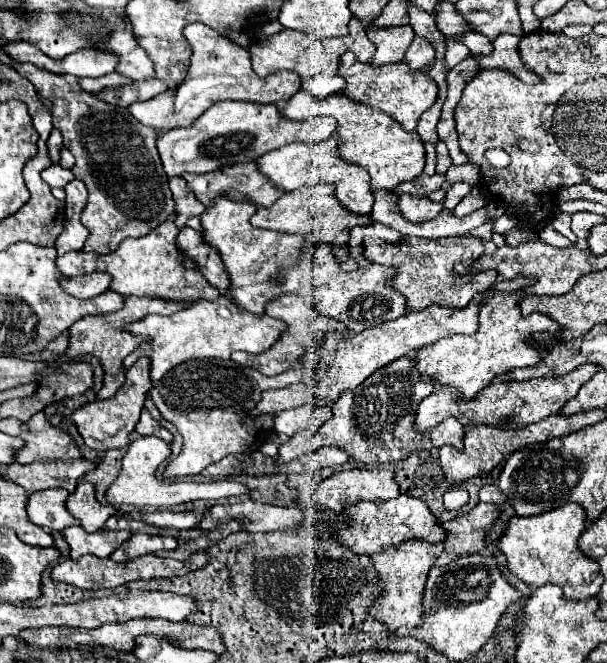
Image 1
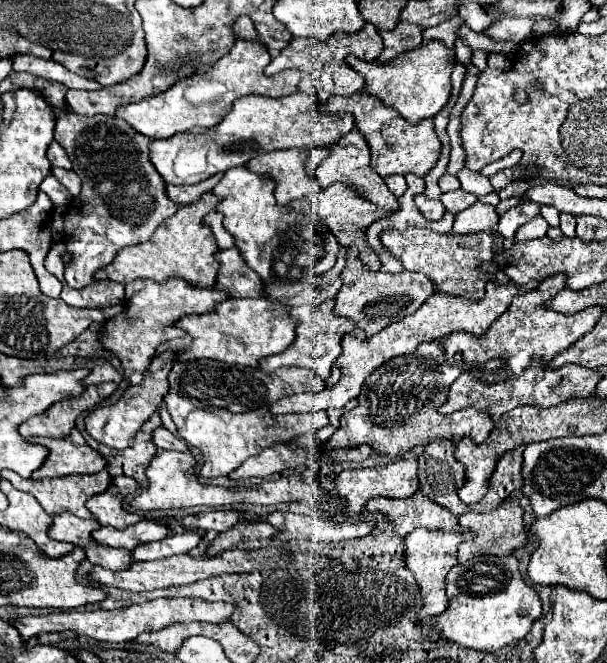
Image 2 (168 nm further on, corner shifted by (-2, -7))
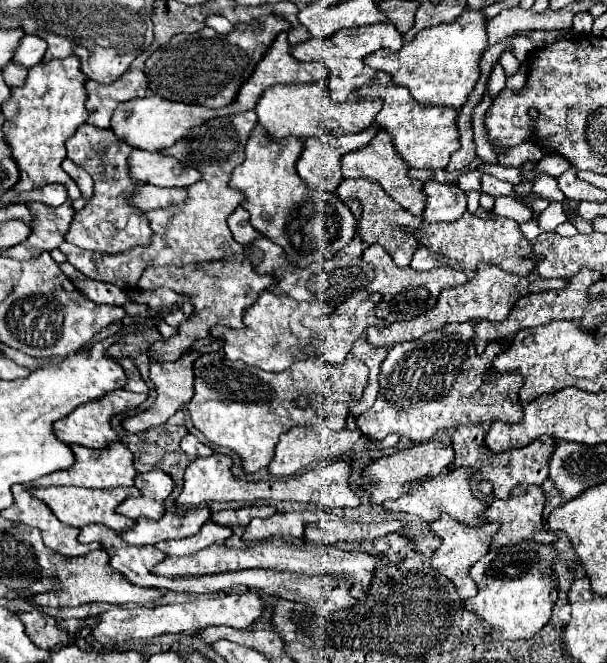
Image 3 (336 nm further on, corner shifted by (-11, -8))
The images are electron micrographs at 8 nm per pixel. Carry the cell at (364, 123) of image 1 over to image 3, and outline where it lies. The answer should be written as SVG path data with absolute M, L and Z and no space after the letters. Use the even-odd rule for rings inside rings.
M371 80L355 96L375 96L383 100L383 108L377 114L377 124L393 136L397 152L407 160L411 168L433 168L443 170L449 164L449 156L461 148L459 144L459 130L457 130L457 116L459 108L449 106L425 106L419 104L405 86L397 84L379 84Z

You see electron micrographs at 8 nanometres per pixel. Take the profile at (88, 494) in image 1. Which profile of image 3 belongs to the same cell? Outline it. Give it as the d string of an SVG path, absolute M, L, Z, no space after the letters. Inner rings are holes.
M151 470L137 474L135 486L141 488L141 498L127 498L121 506L119 512L127 518L141 518L147 516L151 520L159 520L165 514L165 500L173 492L175 482L171 476L163 470Z

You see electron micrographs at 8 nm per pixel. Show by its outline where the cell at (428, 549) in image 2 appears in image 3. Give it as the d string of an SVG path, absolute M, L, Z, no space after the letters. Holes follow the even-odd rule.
M443 514L439 520L431 522L431 530L437 536L441 536L441 540L443 540L441 548L433 556L433 568L457 586L457 592L459 592L461 600L467 600L467 598L475 596L477 588L475 588L475 582L469 576L469 568L489 552L491 540L499 530L499 522L491 522L491 524L485 524L485 526L467 526L459 520L453 520L451 516Z

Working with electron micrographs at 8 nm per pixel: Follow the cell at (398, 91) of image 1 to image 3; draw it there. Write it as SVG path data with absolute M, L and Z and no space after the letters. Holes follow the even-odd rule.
M465 10L449 24L443 22L421 30L399 52L377 50L369 54L365 64L389 72L393 82L409 88L413 98L421 104L461 108L479 80L479 60L487 48L487 16L481 10Z

